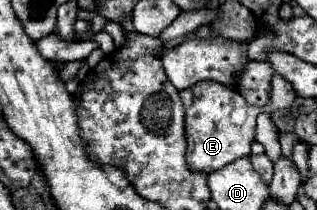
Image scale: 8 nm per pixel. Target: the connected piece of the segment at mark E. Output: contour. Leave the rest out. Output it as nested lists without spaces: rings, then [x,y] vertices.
[[[200,82],[180,92],[186,110],[186,162],[190,170],[212,172],[226,164],[248,156],[250,146],[256,140],[256,116],[262,112],[242,100],[232,88],[218,82]]]

